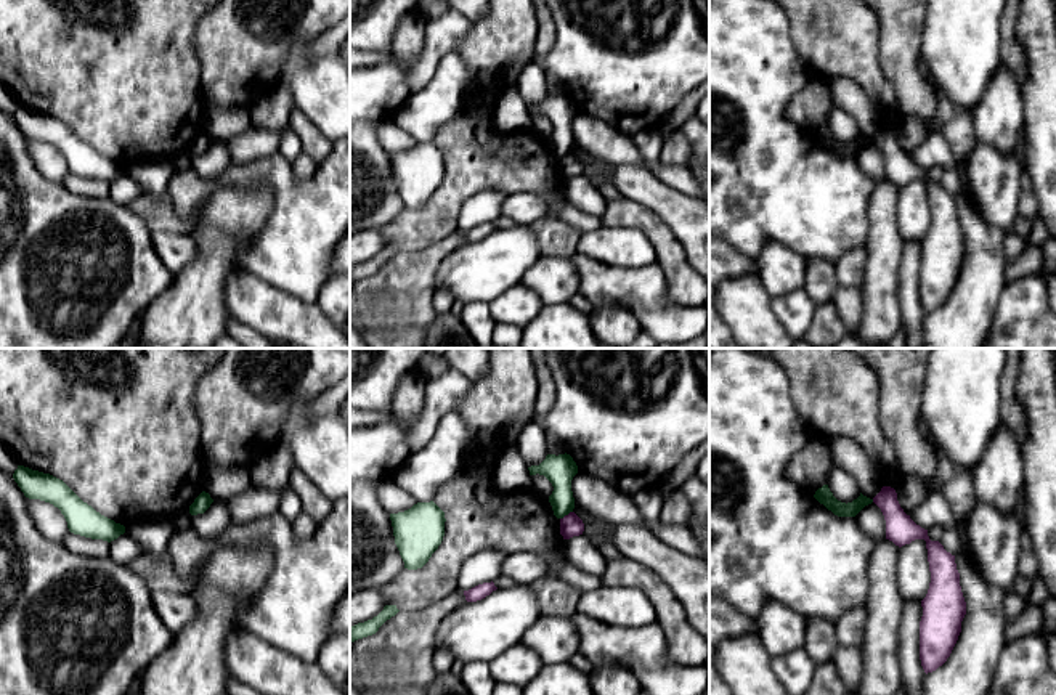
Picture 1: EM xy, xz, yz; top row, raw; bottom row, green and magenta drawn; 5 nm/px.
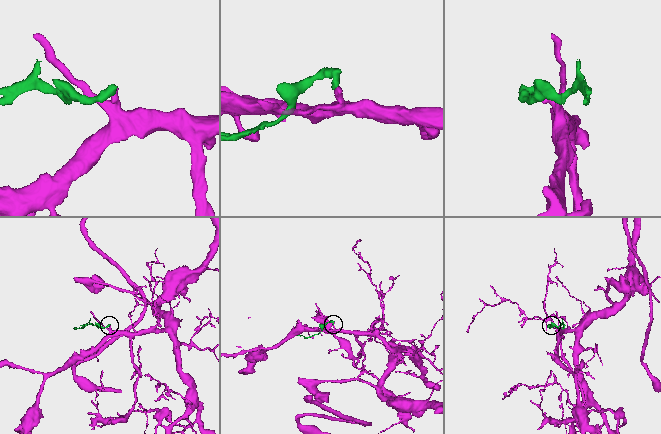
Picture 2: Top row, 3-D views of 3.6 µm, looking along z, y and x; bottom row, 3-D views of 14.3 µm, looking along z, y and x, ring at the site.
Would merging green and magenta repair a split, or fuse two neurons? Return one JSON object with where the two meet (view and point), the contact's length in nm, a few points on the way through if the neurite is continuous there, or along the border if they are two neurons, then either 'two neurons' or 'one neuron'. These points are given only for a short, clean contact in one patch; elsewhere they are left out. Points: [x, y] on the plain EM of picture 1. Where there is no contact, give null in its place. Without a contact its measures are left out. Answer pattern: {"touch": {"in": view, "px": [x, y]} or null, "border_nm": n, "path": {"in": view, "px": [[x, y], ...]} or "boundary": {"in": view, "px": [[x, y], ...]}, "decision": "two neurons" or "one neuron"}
{"touch": {"in": "xz", "px": [565, 154]}, "border_nm": 80, "boundary": {"in": "xz", "px": [[572, 151], [560, 159]]}, "decision": "two neurons"}

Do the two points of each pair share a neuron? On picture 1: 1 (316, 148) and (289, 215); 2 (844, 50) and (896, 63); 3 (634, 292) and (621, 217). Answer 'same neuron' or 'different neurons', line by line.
1: different neurons
2: different neurons
3: different neurons

